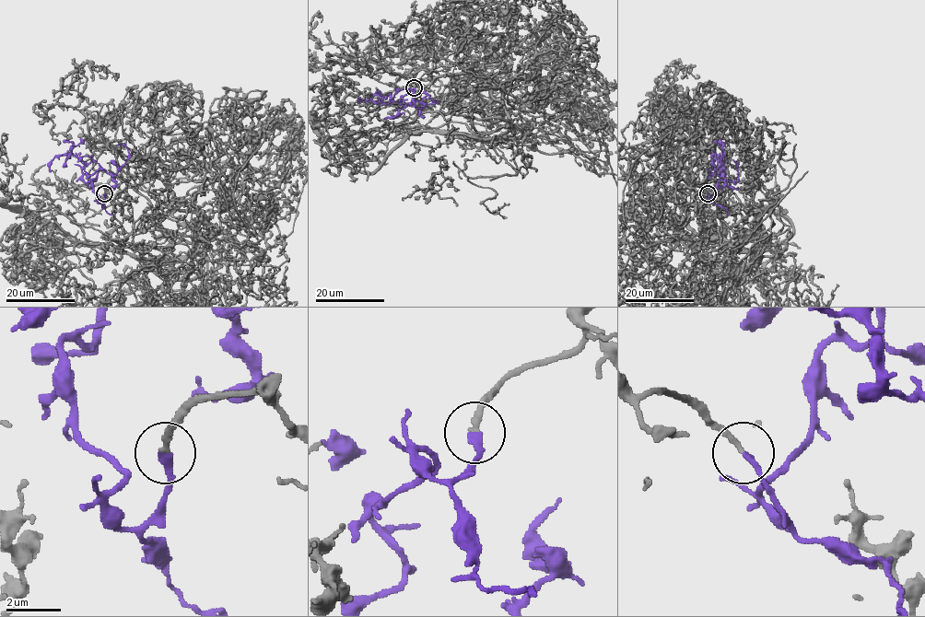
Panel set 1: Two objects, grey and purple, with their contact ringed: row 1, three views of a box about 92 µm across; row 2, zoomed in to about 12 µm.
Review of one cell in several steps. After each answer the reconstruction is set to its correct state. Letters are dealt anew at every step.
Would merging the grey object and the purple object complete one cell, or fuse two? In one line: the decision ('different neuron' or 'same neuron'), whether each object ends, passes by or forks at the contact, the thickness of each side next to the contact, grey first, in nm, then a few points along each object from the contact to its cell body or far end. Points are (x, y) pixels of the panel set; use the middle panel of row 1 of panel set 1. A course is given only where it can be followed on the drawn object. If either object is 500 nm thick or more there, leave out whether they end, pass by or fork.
same neuron | grey ends | purple ends | 200/240 nm | grey via (414, 87), (440, 65), (470, 67), (499, 86), (509, 128), (495, 139), (411, 133), (362, 172) | purple via (414, 87), (401, 98), (406, 105), (409, 102), (360, 100), (359, 97)

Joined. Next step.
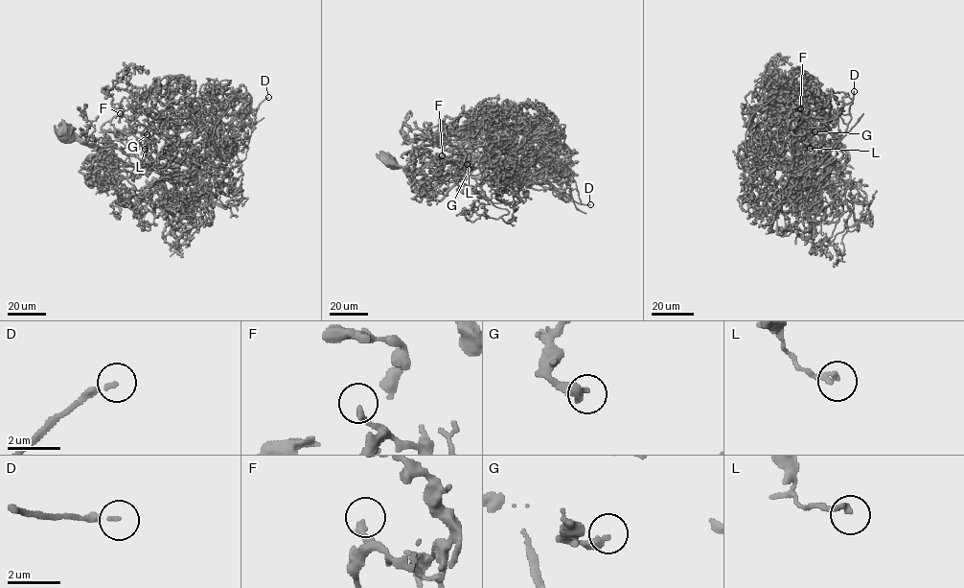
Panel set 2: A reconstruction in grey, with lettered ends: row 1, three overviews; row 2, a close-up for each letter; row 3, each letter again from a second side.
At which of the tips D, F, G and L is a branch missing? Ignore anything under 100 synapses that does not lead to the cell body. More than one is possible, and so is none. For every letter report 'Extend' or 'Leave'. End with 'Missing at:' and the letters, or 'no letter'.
D: Extend
F: Leave
G: Leave
L: Leave
Missing at: D

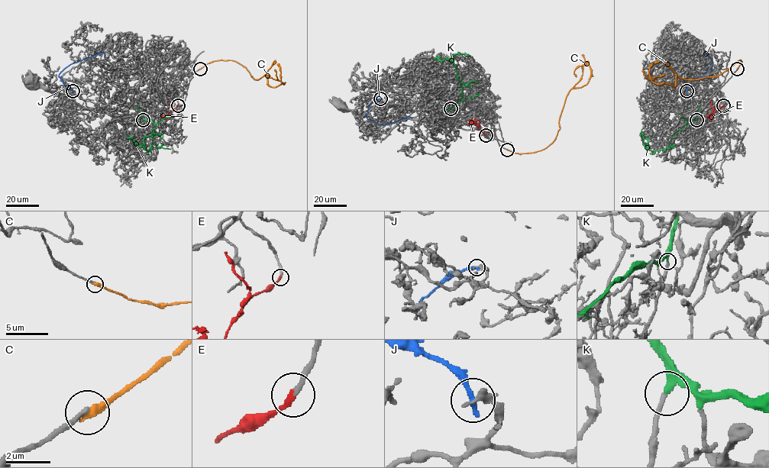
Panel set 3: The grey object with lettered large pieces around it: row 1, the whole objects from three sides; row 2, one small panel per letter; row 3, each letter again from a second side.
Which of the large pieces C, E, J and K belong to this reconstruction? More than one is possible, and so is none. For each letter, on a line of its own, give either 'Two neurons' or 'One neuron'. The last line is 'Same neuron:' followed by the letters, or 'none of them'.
C: Two neurons
E: One neuron
J: Two neurons
K: Two neurons
Same neuron: E

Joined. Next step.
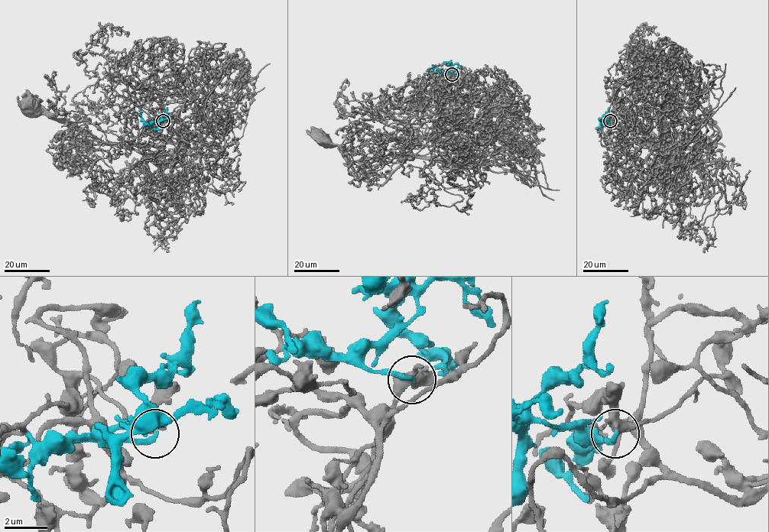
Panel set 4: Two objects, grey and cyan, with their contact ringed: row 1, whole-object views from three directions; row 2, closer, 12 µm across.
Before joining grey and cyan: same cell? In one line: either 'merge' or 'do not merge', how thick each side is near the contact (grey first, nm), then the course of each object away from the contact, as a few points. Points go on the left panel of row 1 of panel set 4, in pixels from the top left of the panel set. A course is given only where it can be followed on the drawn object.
do not merge; calibres 440 and 240 nm; course grey (163, 121), (155, 115), (154, 125), (141, 133), (176, 138), (183, 148), (139, 153), (100, 144), (29, 107); course cyan (163, 121), (149, 124), (141, 118), (138, 110)

